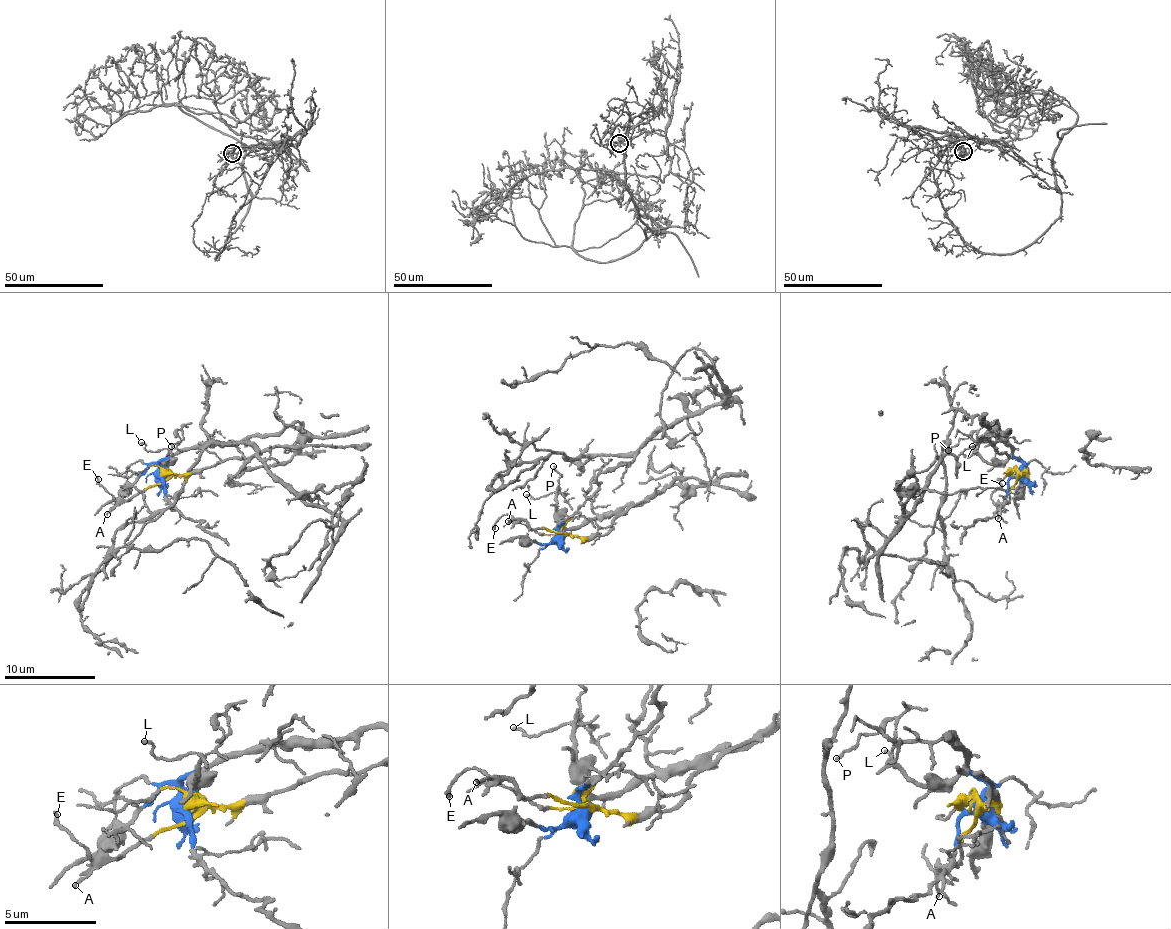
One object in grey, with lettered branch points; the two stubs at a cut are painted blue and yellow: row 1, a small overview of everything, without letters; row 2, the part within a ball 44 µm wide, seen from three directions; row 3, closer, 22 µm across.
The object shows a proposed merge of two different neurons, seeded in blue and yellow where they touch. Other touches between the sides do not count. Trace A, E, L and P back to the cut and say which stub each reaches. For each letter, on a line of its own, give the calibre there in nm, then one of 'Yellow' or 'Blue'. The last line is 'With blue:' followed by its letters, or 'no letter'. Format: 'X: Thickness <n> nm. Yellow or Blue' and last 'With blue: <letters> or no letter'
A: Thickness 140 nm. Yellow
E: Thickness 140 nm. Yellow
L: Thickness 140 nm. Blue
P: Thickness 150 nm. Blue
With blue: L, P

